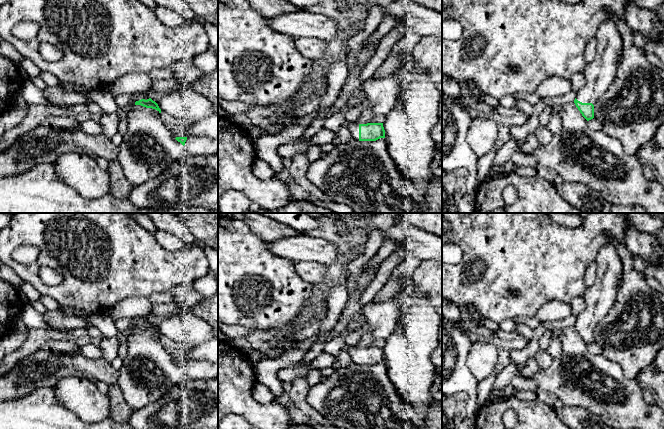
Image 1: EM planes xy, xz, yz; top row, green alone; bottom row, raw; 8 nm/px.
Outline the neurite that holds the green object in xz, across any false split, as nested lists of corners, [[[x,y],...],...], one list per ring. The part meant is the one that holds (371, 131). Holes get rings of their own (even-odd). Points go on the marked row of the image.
[[[352,122],[348,126],[351,136],[357,141],[376,141],[385,138],[383,123],[359,124]]]

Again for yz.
[[[606,20],[600,24],[596,44],[596,56],[582,72],[585,86],[576,93],[574,100],[576,107],[587,121],[594,118],[594,104],[609,89],[622,55],[622,37],[613,21]]]

